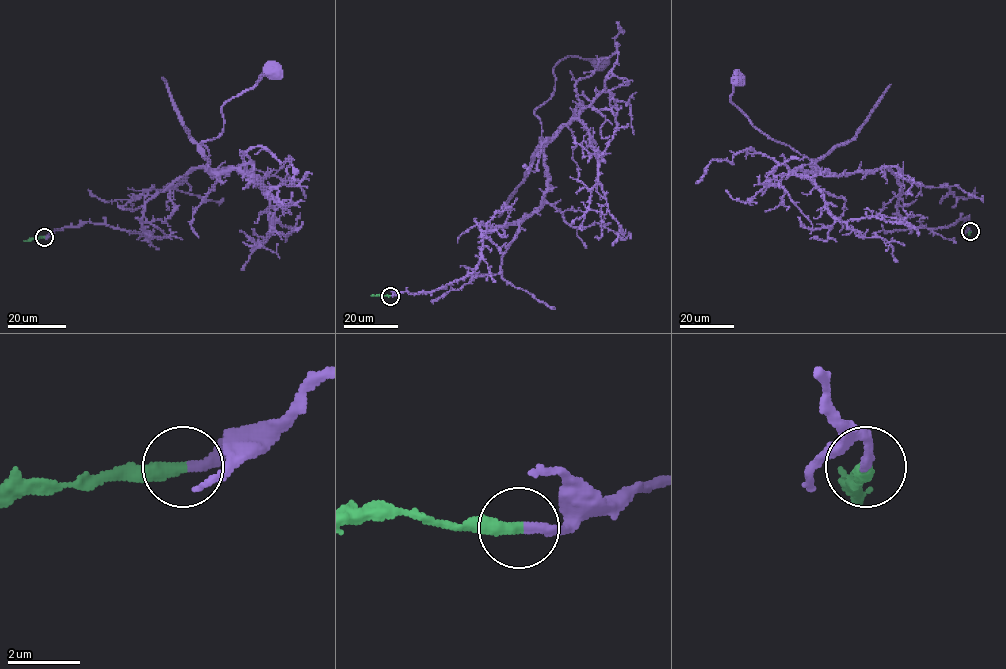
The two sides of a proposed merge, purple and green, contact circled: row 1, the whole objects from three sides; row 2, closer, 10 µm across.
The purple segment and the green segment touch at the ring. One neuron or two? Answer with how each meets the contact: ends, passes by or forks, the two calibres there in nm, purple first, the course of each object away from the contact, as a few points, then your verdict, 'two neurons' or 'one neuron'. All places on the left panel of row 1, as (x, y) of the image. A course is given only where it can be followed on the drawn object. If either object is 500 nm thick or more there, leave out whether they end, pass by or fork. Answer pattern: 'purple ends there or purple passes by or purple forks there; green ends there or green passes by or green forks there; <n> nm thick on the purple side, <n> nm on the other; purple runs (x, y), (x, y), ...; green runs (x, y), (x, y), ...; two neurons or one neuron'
purple ends there; green ends there; 280 nm thick on the purple side, 380 nm on the other; purple runs (44, 237), (91, 222), (143, 234), (153, 197), (193, 169), (216, 173), (201, 142), (273, 73); green runs (44, 237), (24, 241); one neuron

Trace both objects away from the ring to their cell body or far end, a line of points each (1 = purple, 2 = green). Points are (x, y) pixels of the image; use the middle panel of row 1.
1: (390, 296), (465, 279), (482, 223), (507, 226), (538, 208), (549, 178), (534, 111), (561, 60), (601, 63)
2: (390, 296), (371, 295)

